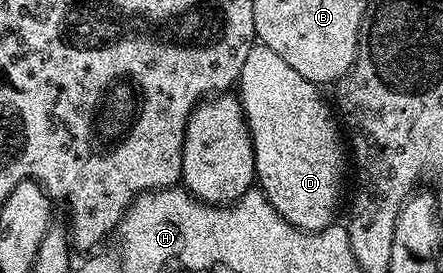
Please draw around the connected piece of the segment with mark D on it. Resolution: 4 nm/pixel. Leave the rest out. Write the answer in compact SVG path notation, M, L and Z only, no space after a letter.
M254 44L243 60L239 79L241 109L249 125L249 135L255 152L256 185L265 194L277 213L301 230L321 230L334 225L337 197L343 194L343 134L332 105L325 103L318 83L308 82L287 60L282 60L271 48Z

